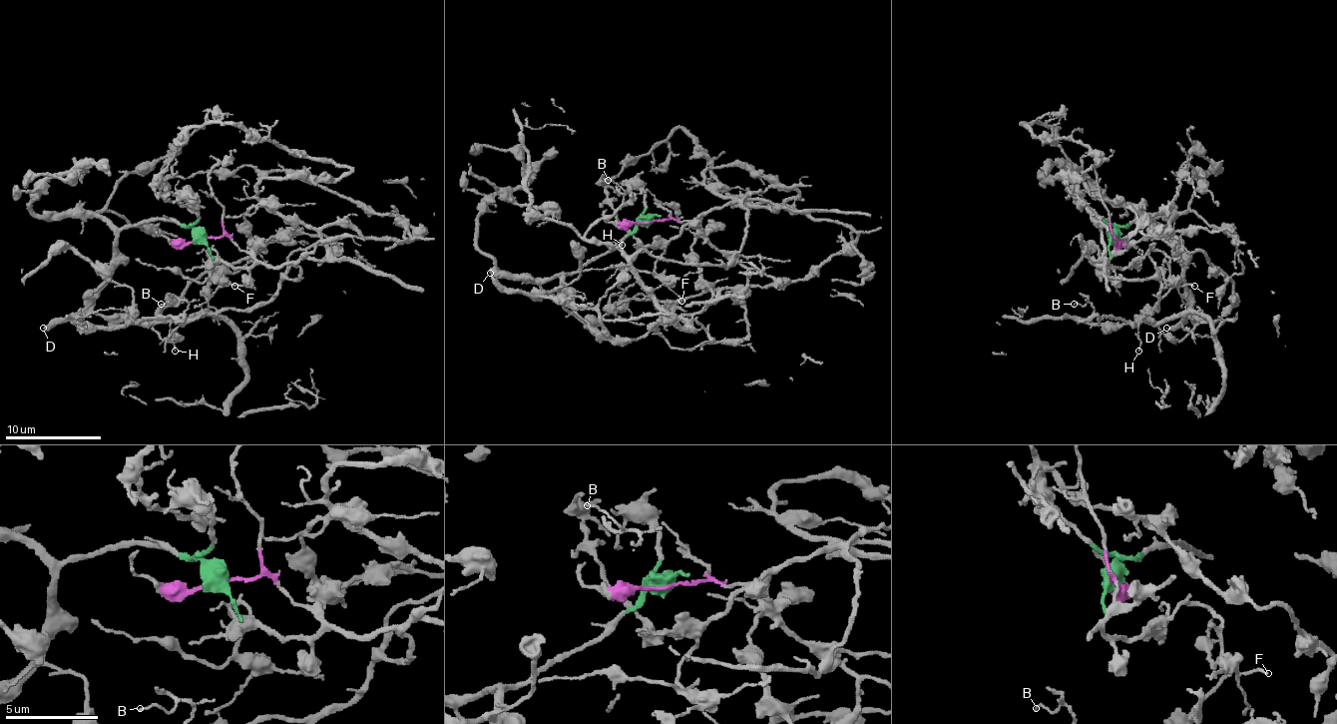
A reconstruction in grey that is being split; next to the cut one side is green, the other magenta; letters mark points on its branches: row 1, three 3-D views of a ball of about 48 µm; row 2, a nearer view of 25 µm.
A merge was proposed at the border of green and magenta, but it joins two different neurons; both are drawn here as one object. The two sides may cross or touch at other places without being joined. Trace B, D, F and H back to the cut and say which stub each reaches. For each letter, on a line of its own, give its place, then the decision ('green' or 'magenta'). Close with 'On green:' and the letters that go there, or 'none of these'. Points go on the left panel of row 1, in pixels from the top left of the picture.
B: place (161, 304); green
D: place (43, 328); green
F: place (234, 286); magenta
H: place (175, 351); green
On green: B, D, H

